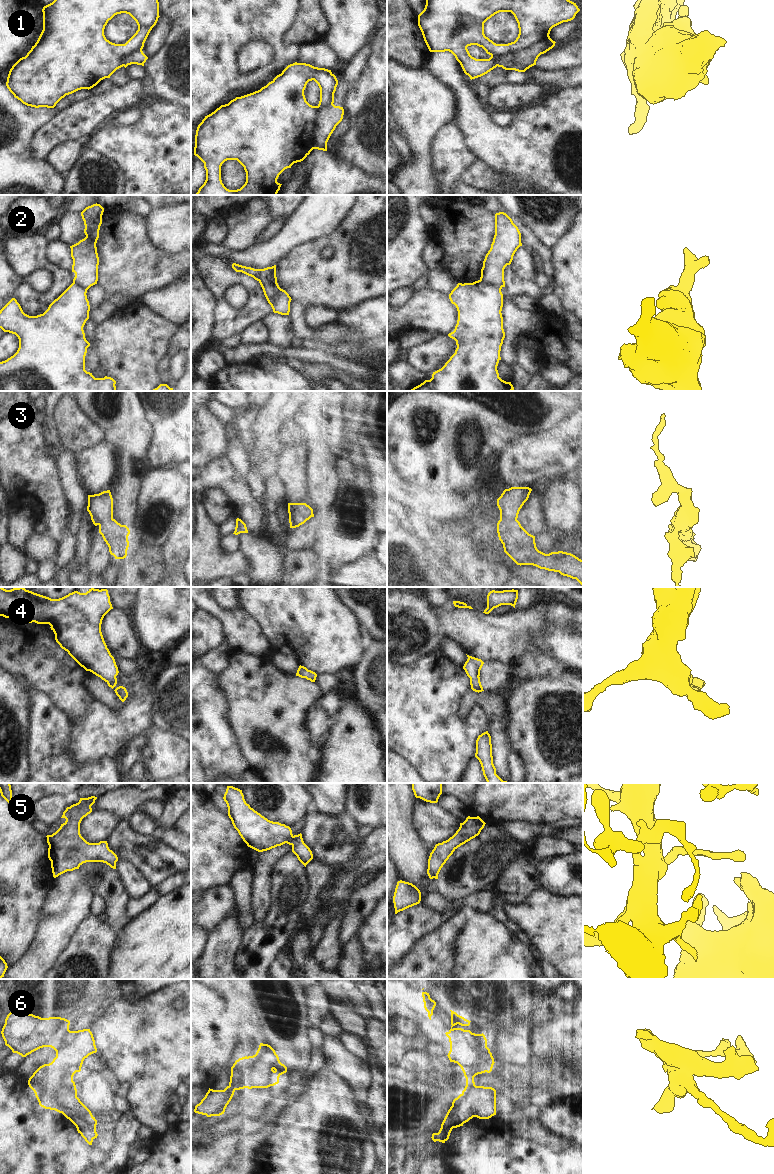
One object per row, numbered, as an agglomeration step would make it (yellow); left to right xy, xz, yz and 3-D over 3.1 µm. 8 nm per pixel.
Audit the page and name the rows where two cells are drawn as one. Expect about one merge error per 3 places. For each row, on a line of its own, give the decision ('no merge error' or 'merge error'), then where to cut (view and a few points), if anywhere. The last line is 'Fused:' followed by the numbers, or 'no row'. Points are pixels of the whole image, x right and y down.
1: merge error; cut in yz along (549, 36), (526, 48), (500, 55), (496, 59), (496, 65)
2: merge error; cut in yz along (480, 279), (488, 284), (495, 285), (500, 290)
3: no merge error; no cut
4: no merge error; no cut
5: no merge error; no cut
6: no merge error; no cut
Fused: 1, 2

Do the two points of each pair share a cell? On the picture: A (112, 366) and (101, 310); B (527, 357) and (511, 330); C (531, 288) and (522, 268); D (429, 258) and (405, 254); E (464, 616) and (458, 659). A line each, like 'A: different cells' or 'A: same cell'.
A: different cells
B: different cells
C: different cells
D: different cells
E: different cells

